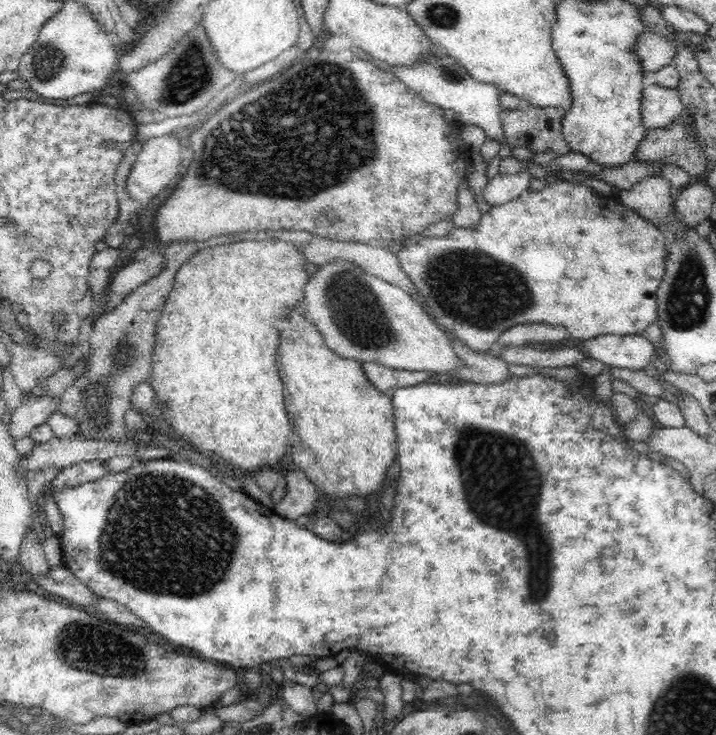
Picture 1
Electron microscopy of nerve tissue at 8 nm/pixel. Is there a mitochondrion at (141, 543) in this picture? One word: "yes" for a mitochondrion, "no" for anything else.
yes

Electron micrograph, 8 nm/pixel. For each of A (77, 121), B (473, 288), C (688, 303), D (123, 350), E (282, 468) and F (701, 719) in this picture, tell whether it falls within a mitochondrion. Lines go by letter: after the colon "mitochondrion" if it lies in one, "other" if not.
A: other
B: mitochondrion
C: mitochondrion
D: mitochondrion
E: other
F: mitochondrion

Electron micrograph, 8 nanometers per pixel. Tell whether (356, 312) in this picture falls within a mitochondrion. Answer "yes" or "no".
yes

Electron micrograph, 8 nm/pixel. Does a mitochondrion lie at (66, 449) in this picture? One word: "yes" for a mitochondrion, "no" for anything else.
no

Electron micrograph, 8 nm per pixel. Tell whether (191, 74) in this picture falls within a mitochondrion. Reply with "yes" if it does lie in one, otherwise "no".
yes

